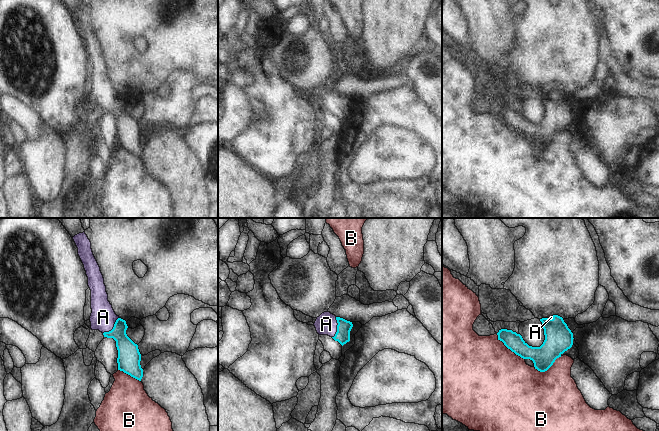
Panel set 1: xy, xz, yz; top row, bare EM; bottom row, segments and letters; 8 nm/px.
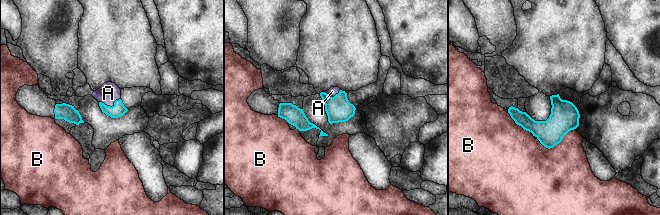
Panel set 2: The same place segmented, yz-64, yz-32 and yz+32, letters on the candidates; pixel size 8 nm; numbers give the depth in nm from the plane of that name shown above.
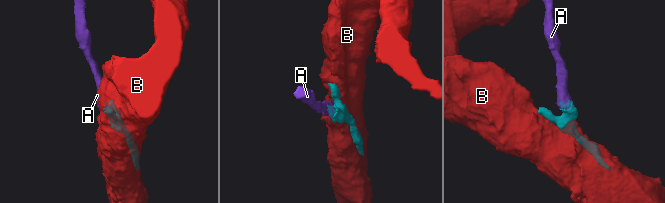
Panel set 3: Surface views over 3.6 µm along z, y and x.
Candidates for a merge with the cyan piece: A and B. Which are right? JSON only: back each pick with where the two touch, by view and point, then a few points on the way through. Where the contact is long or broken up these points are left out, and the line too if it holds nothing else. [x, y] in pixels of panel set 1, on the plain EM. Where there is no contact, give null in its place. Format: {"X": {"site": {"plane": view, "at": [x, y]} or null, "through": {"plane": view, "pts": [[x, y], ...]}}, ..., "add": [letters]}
{"A": {"site": {"plane": "xz", "at": [337, 103]}, "through": {"plane": "xz", "pts": [[344, 103], [337, 103], [326, 100]]}}, "add": ["A"]}

